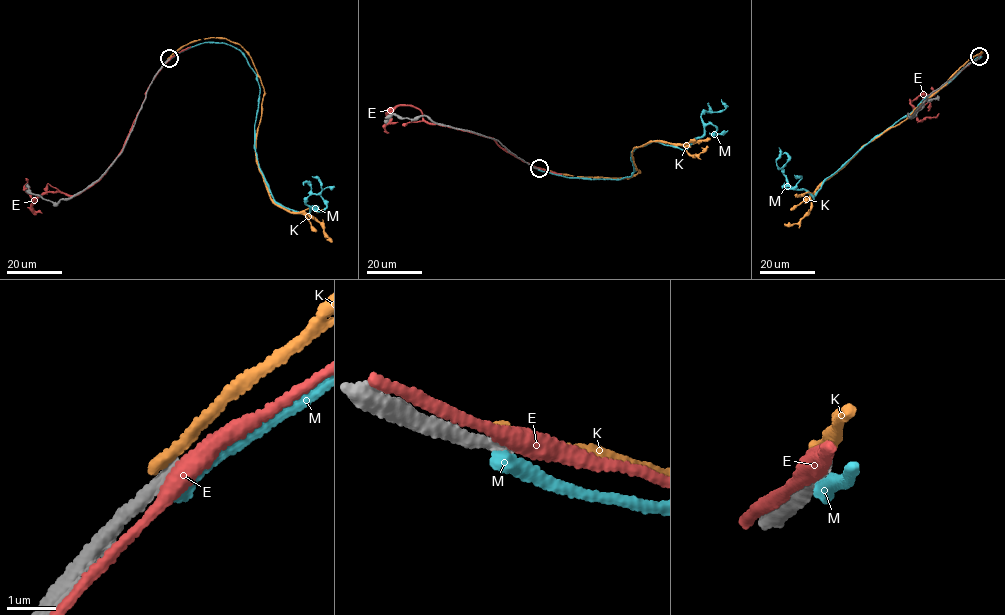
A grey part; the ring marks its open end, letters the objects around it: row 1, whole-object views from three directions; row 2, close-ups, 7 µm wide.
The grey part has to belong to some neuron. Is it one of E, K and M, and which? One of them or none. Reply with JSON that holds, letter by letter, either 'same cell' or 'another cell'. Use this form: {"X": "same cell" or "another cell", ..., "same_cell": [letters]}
{"E": "another cell", "K": "another cell", "M": "another cell", "same_cell": []}

